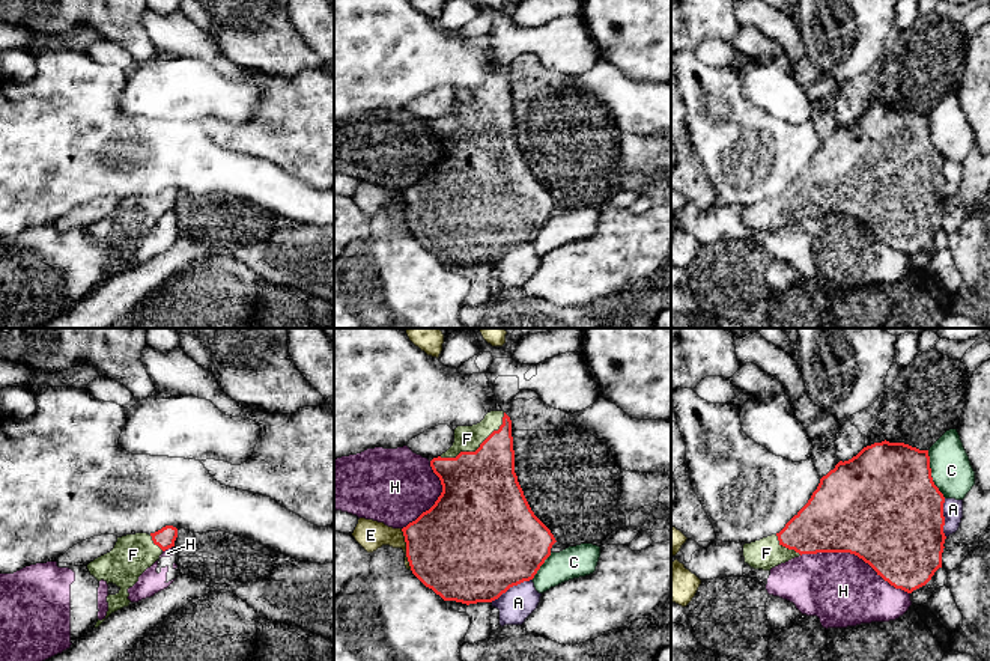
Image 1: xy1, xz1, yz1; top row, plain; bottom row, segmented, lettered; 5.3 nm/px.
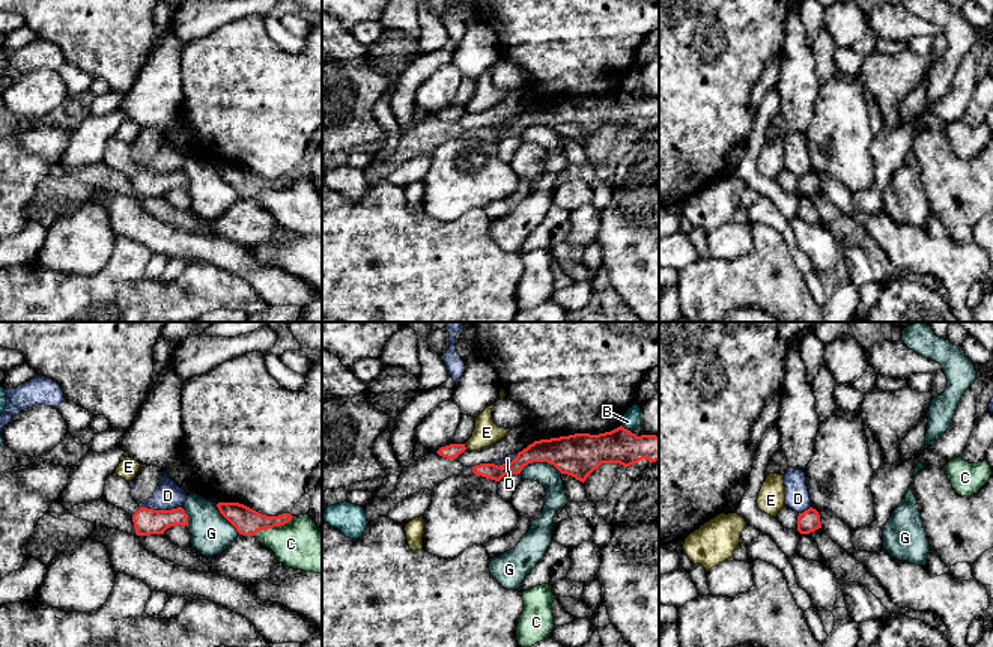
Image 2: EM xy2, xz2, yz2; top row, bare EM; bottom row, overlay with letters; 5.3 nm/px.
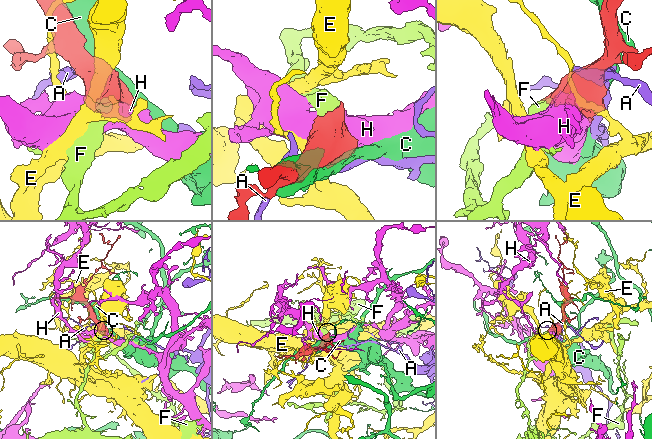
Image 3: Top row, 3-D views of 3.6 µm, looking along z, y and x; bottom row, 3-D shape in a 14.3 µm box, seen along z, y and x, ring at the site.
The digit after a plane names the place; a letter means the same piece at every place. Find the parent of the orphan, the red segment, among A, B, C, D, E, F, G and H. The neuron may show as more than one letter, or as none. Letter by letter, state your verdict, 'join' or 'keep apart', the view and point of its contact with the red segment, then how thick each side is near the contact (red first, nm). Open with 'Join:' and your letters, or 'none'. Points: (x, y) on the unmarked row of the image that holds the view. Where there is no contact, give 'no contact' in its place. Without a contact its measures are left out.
Join: F
A: keep apart; meets red in xz1 at (510, 249); 500 nm thick on the red side, 180 nm on the other
B: keep apart; meets red in xz2 at (626, 92); 200 nm thick on the red side, 100 nm on the other
C: keep apart; meets red in yz1 at (930, 137); 500 nm thick on the red side, 220 nm on the other
D: keep apart; meets red in xy2 at (161, 173); 140 nm thick on the red side, 150 nm on the other
E: keep apart; meets red in xz1 at (406, 213); 500 nm thick on the red side, 160 nm on the other
F: join; meets red in xz1 at (477, 112); 420 nm thick on the red side, 140 nm on the other
G: keep apart; meets red in xz2 at (540, 124); 220 nm thick on the red side, 120 nm on the other
H: keep apart; meets red in yz1 at (855, 217); 500 nm thick on the red side, 380 nm on the other

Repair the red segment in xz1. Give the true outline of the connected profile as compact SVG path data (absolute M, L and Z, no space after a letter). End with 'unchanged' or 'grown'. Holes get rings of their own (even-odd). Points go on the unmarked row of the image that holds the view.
M490 74L472 89L454 92L453 108L430 123L442 155L435 167L402 191L412 236L444 263L462 267L492 265L510 250L534 241L557 205L534 178L515 136L512 83L504 74Z; grown

